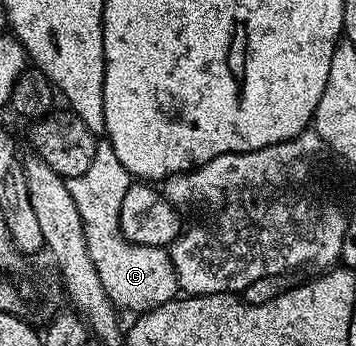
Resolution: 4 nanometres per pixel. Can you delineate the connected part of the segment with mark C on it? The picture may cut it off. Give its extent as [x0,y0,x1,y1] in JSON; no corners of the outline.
[67,137,180,313]

